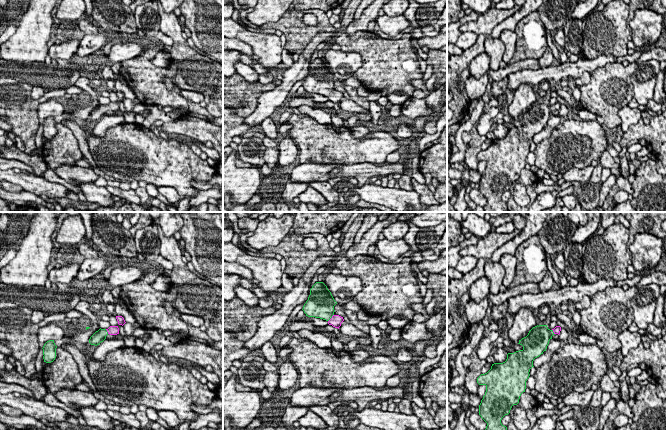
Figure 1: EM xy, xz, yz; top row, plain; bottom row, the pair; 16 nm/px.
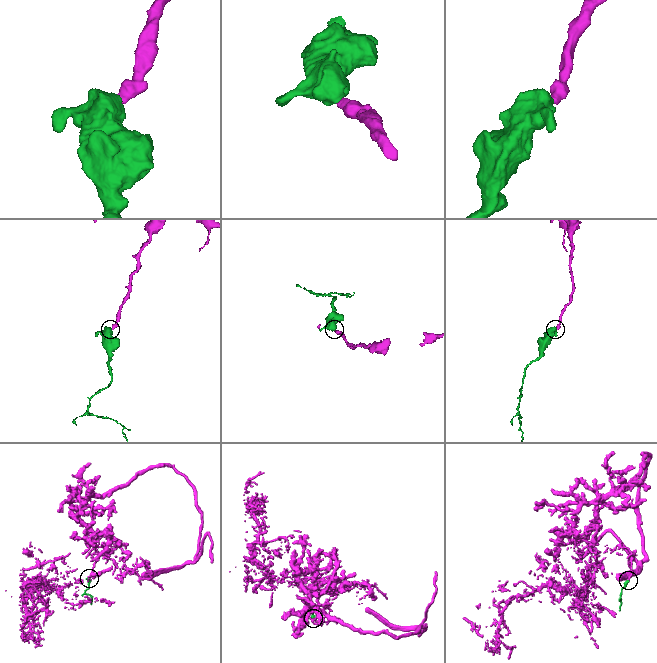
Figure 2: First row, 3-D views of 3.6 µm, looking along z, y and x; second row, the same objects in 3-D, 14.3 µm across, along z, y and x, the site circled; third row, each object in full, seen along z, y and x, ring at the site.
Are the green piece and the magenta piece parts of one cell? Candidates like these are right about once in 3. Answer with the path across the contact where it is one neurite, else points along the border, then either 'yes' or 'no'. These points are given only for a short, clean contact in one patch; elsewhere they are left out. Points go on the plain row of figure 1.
across xz (321, 81), (331, 93), (336, 96) | yes

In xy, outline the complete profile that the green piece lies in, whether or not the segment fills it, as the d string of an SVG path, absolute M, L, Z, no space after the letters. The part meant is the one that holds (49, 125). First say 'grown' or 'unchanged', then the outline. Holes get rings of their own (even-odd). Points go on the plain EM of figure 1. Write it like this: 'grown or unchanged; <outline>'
unchanged; M54 116L47 117L43 122L43 135L46 139L51 139L56 134L56 124Z

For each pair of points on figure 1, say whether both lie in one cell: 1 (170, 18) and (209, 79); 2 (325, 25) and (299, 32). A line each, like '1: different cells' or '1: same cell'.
1: same cell
2: same cell

